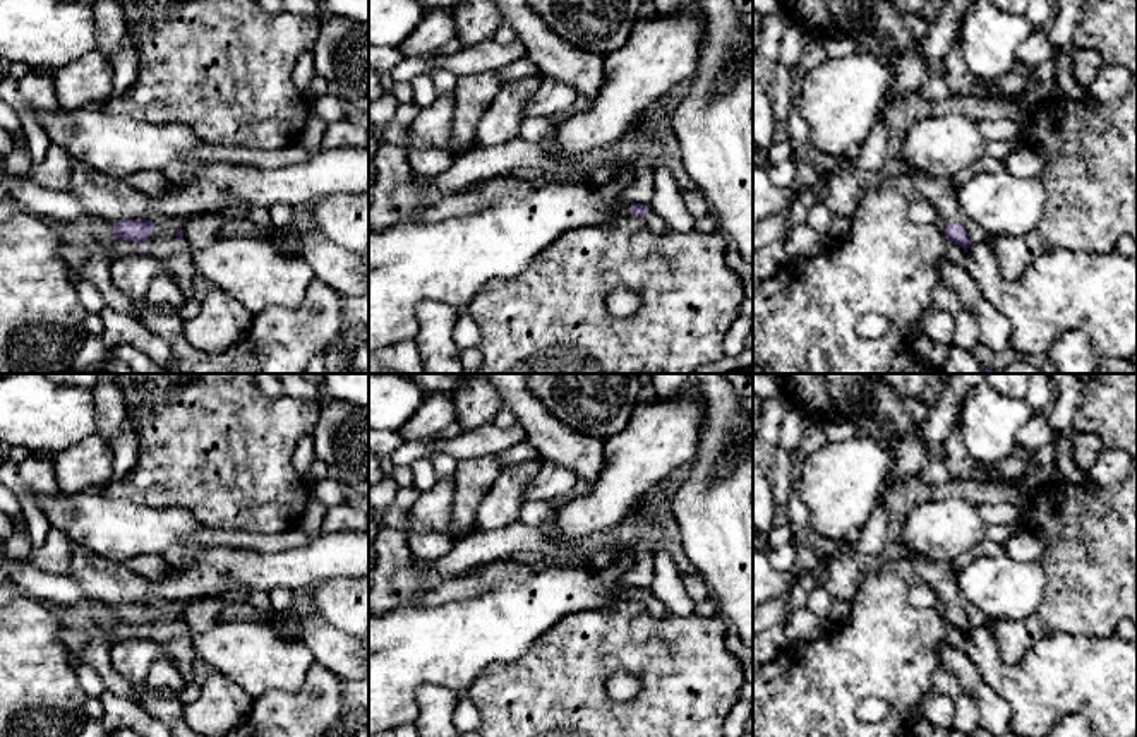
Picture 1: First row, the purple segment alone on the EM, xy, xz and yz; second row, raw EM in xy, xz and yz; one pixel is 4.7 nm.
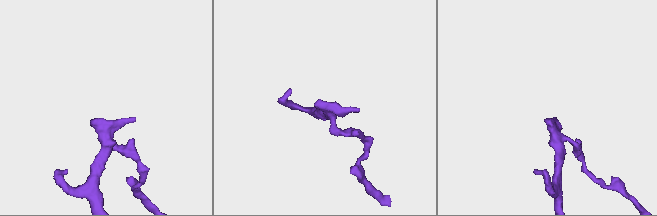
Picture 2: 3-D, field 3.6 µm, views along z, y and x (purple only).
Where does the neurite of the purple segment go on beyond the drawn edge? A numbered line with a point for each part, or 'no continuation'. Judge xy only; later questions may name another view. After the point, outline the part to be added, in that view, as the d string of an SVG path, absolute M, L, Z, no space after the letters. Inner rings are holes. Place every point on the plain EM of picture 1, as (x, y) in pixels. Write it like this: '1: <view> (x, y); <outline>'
1: xy (112, 583); M72 545L69 572L86 596L110 607L123 603L151 603L153 583L127 569L122 562L108 560L82 545Z

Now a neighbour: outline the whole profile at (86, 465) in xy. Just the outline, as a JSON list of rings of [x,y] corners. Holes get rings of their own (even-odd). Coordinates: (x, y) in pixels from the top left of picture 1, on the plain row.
[[[94,434],[55,454],[60,492],[81,494],[111,483],[113,452],[110,442]]]

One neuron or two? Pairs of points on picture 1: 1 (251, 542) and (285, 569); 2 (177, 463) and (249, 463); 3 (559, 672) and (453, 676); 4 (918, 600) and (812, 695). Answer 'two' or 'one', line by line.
1: two
2: one
3: two
4: two

